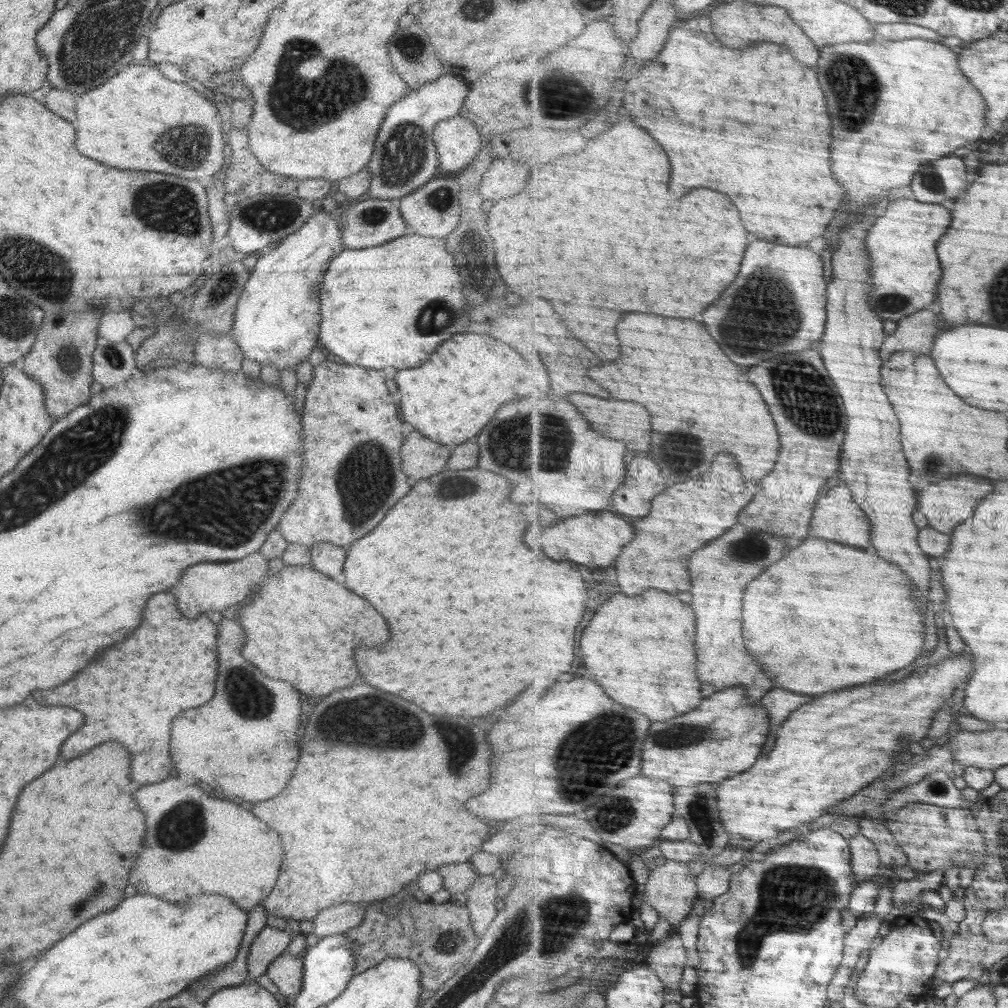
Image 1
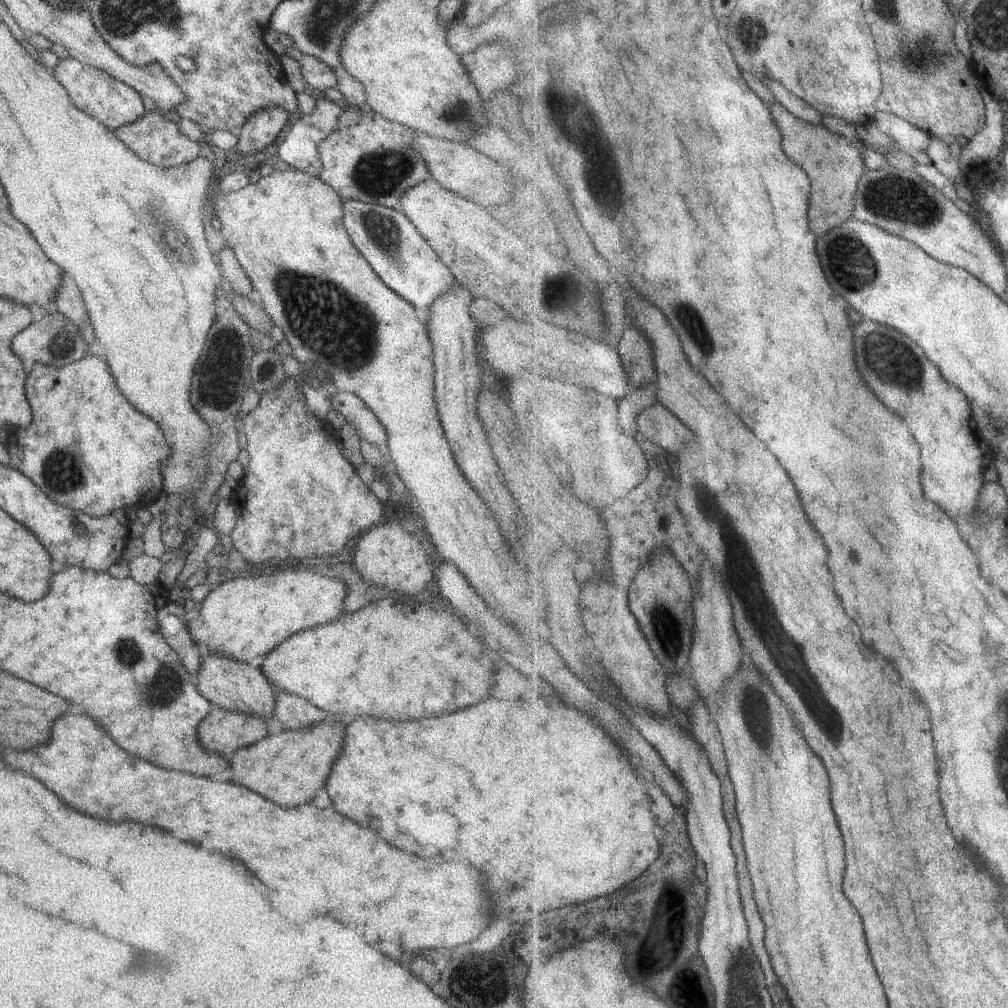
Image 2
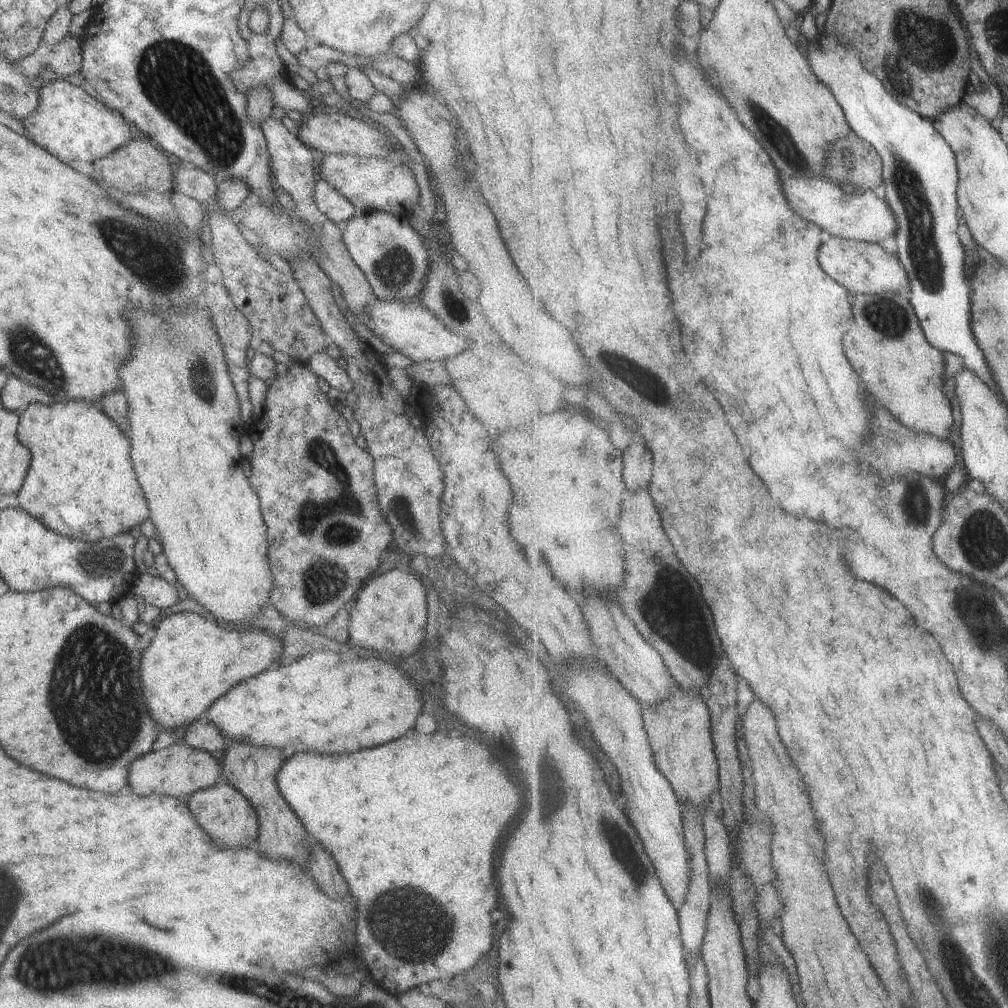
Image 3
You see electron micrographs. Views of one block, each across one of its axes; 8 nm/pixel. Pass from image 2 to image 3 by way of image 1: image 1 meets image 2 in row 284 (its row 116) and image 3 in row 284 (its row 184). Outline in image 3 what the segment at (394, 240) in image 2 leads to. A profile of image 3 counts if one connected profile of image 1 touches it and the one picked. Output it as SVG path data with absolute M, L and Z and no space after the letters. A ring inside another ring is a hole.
M384 211L357 212L344 223L342 233L346 250L356 266L364 273L376 298L392 302L415 300L429 271L429 256L421 236L410 226L407 218L401 219Z

